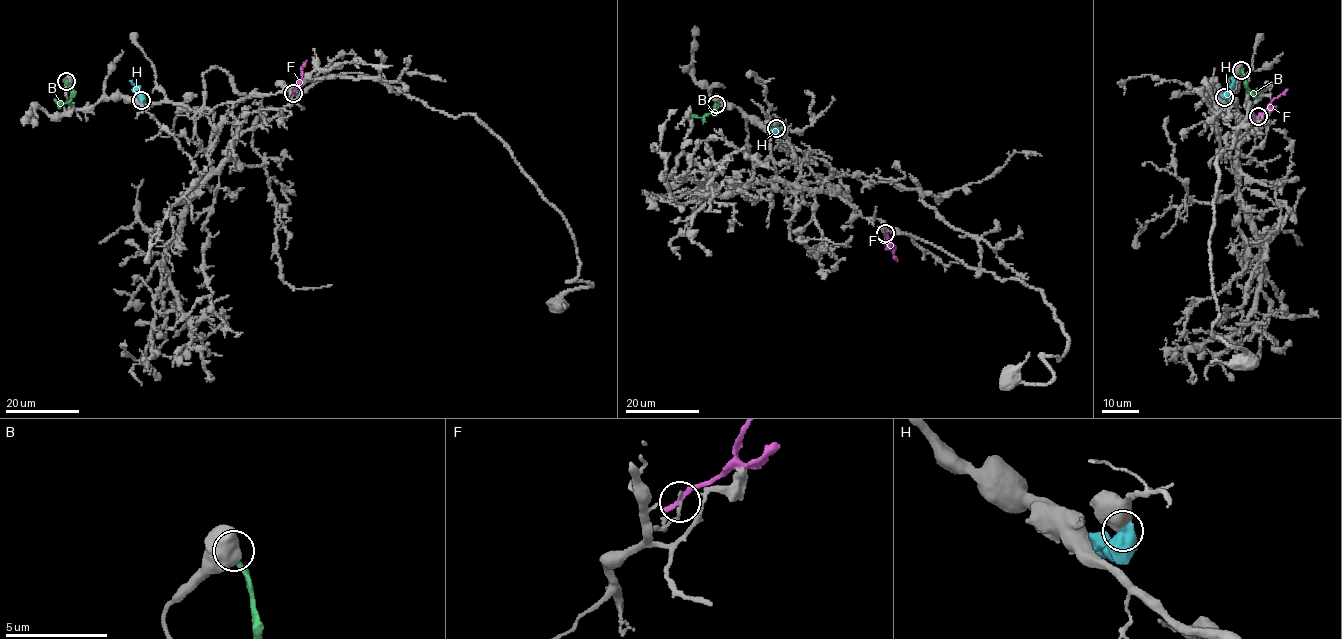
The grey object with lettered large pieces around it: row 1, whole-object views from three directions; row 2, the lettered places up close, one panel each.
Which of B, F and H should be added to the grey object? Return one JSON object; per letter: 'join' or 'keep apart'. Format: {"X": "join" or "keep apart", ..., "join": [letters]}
{"B": "keep apart", "F": "keep apart", "H": "keep apart", "join": []}

